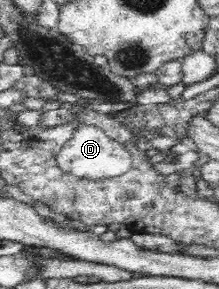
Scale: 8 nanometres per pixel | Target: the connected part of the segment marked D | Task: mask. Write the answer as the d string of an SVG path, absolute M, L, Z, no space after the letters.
M83 125L73 133L56 156L57 166L79 179L105 180L123 175L131 167L131 158L119 143L113 141L100 128Z

